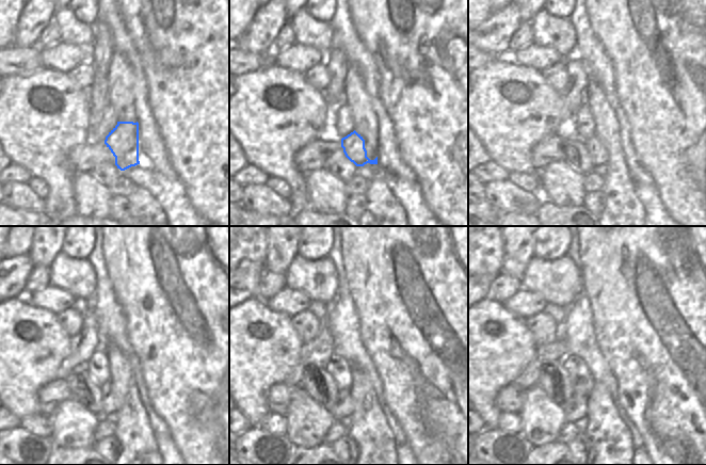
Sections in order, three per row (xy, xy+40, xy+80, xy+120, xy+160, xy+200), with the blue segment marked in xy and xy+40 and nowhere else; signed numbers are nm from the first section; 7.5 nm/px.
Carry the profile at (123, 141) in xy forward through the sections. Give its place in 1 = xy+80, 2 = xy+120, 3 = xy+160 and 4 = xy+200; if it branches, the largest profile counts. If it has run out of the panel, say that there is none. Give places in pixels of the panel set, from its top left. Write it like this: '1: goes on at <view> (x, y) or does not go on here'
1: goes on at xy+80 (595, 150)
2: goes on at xy+120 (110, 403)
3: goes on at xy+160 (343, 406)
4: goes on at xy+200 (575, 409)

